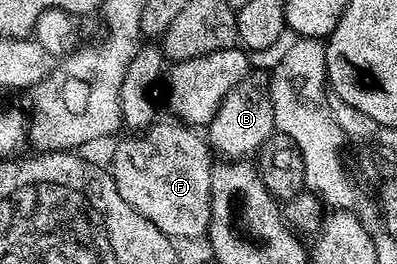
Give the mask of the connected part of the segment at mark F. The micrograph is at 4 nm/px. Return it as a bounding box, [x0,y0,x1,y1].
[109,122,213,239]

